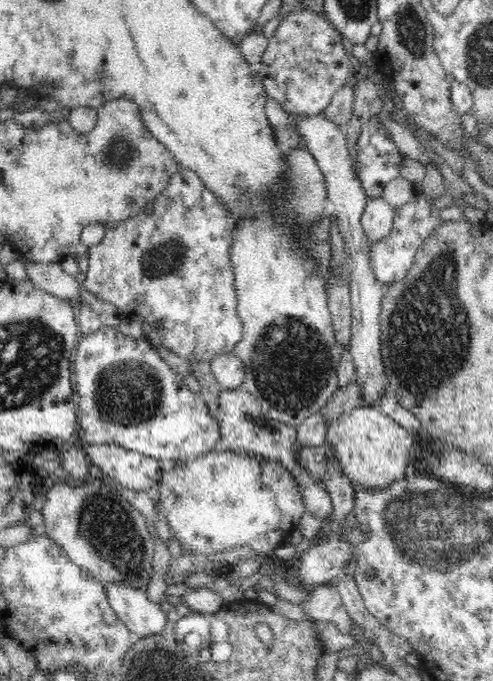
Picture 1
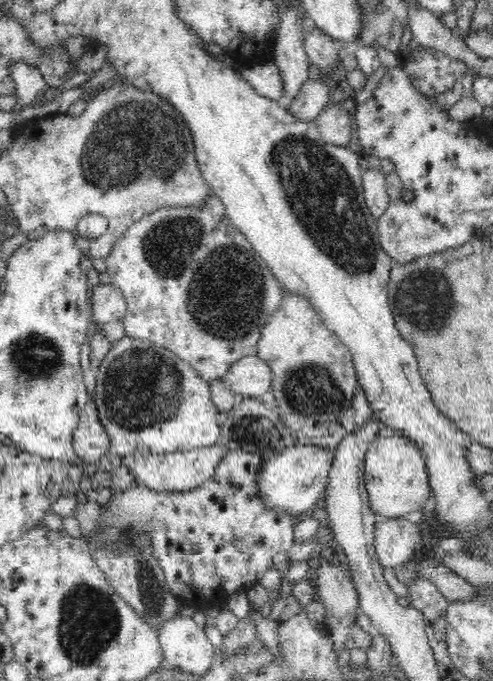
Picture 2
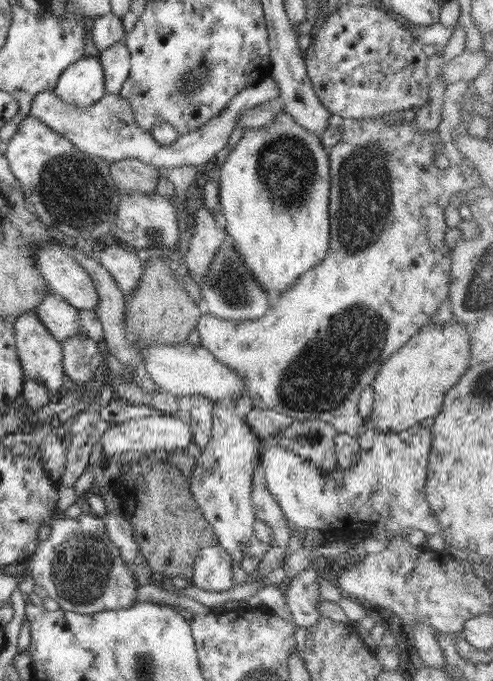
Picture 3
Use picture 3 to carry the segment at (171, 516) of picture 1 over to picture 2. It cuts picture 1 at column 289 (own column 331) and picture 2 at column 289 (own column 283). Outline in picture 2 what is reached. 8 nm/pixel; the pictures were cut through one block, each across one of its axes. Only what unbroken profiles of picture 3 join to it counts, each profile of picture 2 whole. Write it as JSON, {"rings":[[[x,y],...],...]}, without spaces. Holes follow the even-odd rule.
{"rings":[[[296,444],[262,462],[258,487],[268,509],[284,509],[297,519],[317,508],[317,502],[329,485],[334,451],[326,447]]]}

